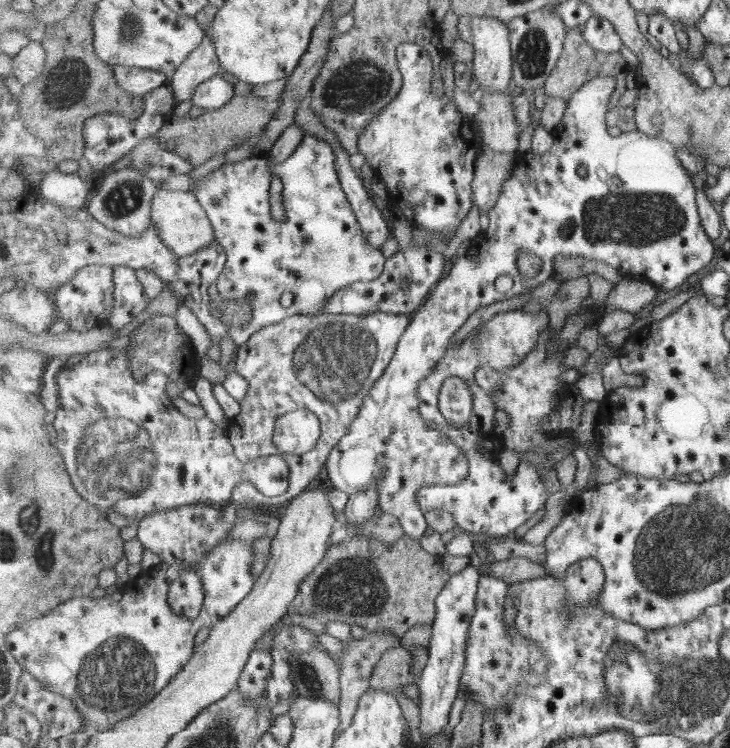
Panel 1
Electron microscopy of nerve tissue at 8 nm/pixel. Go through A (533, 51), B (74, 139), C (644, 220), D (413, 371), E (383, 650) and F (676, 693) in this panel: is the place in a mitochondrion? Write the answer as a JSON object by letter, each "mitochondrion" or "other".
{"A":"mitochondrion","B":"other","C":"mitochondrion","D":"other","E":"other","F":"mitochondrion"}

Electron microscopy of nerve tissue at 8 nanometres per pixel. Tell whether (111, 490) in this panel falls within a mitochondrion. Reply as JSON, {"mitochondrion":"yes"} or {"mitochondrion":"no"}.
{"mitochondrion":"yes"}

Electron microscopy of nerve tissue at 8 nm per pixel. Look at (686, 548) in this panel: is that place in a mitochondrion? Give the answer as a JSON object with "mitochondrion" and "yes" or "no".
{"mitochondrion":"yes"}

